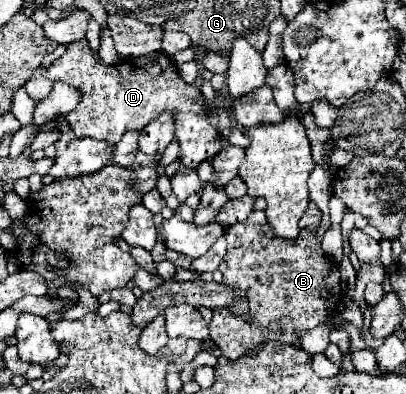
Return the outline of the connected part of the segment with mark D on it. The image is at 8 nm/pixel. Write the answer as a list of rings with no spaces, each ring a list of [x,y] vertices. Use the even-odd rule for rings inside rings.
[[[75,41],[71,45],[67,45],[67,51],[63,57],[59,57],[47,71],[45,69],[37,69],[33,73],[33,79],[29,79],[29,83],[25,85],[25,91],[29,93],[29,97],[33,101],[41,101],[51,93],[51,87],[55,81],[65,81],[69,85],[75,85],[81,89],[83,93],[83,101],[77,105],[75,111],[71,111],[67,115],[67,121],[71,125],[71,129],[75,131],[77,137],[91,137],[97,141],[109,141],[109,143],[119,143],[123,133],[131,131],[131,129],[143,129],[149,121],[153,121],[161,111],[173,111],[177,115],[175,119],[175,137],[179,141],[181,147],[181,163],[189,169],[197,169],[199,163],[213,159],[221,149],[221,135],[217,135],[217,127],[213,123],[209,123],[209,107],[205,105],[205,99],[199,91],[197,85],[187,85],[179,73],[177,67],[171,63],[171,59],[165,53],[153,53],[141,59],[129,59],[129,61],[121,61],[117,65],[105,65],[105,63],[95,63],[93,51],[89,49],[89,43],[83,41]]]

